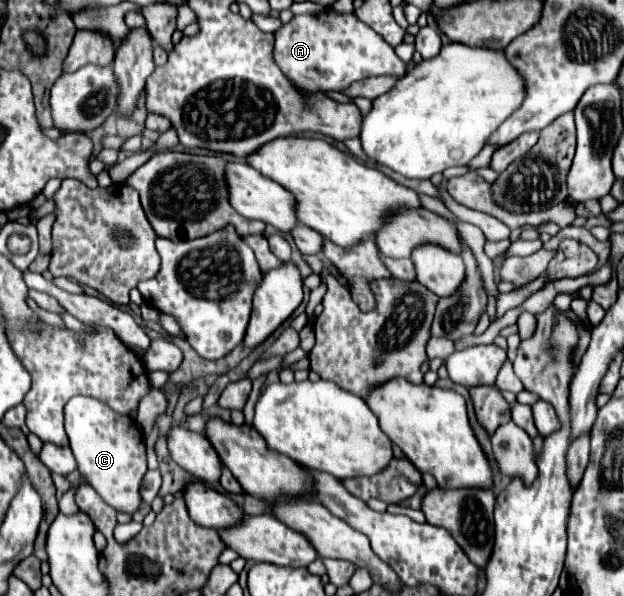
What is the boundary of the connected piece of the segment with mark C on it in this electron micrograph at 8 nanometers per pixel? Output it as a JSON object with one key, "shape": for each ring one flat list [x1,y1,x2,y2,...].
{"shape":[[74,396,66,404,66,434,72,442,72,454,82,478,102,496,102,500,116,508,116,512,134,514,140,504,140,484,148,470,146,444,138,424,130,416,122,416,92,400,90,396]]}

